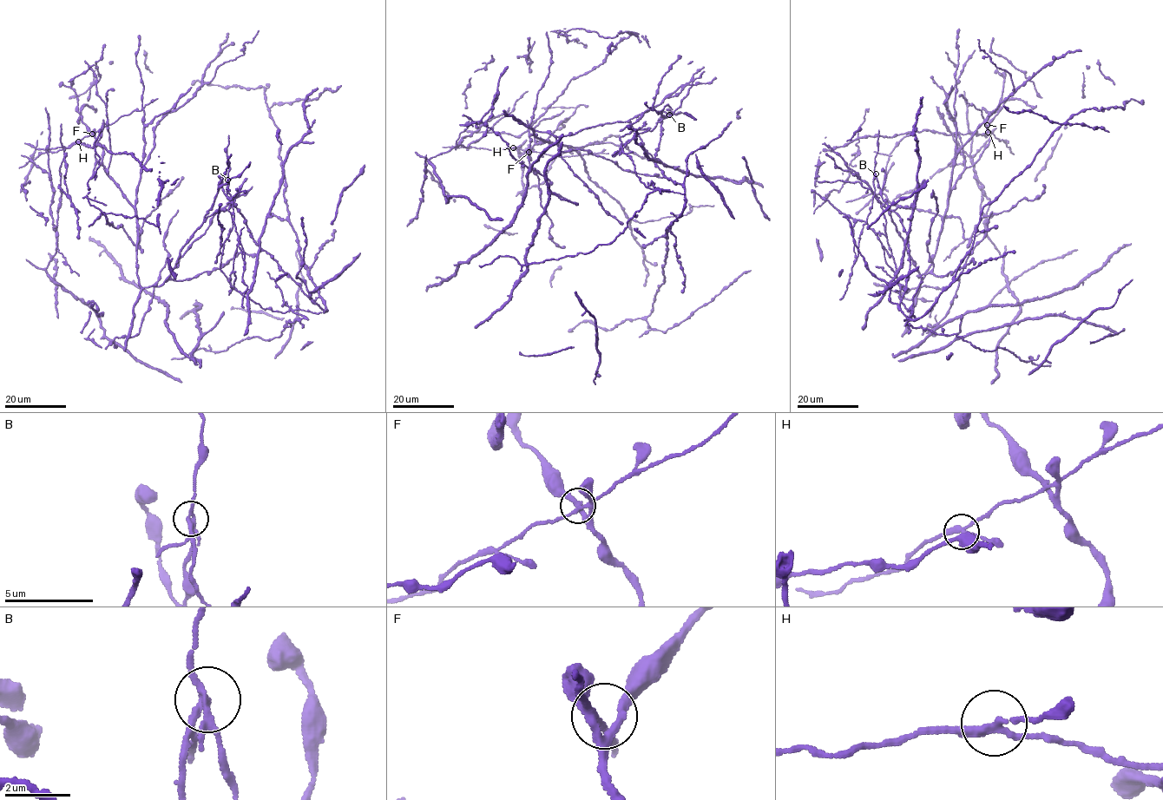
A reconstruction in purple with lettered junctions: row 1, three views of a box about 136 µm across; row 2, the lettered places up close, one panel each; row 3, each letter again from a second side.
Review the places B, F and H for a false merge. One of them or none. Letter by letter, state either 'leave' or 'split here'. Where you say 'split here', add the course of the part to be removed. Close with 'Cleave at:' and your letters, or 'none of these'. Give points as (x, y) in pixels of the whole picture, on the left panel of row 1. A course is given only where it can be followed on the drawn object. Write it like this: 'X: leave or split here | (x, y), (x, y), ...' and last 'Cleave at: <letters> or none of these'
B: split here | (227, 180), (233, 228), (220, 272), (264, 309), (304, 317), (279, 337), (171, 360)
F: leave
H: leave
Cleave at: B

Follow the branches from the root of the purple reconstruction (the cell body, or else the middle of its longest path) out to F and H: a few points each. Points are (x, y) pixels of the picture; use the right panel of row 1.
F: (890, 216), (918, 278), (923, 277), (935, 252), (952, 187), (963, 170), (978, 160), (988, 142), (987, 125)
H: (890, 216), (918, 278), (923, 277), (935, 252), (952, 187), (978, 160), (988, 142), (988, 132)

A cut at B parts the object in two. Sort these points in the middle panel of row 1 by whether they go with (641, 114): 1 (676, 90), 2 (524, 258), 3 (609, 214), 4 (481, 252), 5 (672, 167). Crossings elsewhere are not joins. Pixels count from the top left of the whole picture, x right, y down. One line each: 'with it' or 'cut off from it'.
1: with it
2: with it
3: with it
4: with it
5: with it

